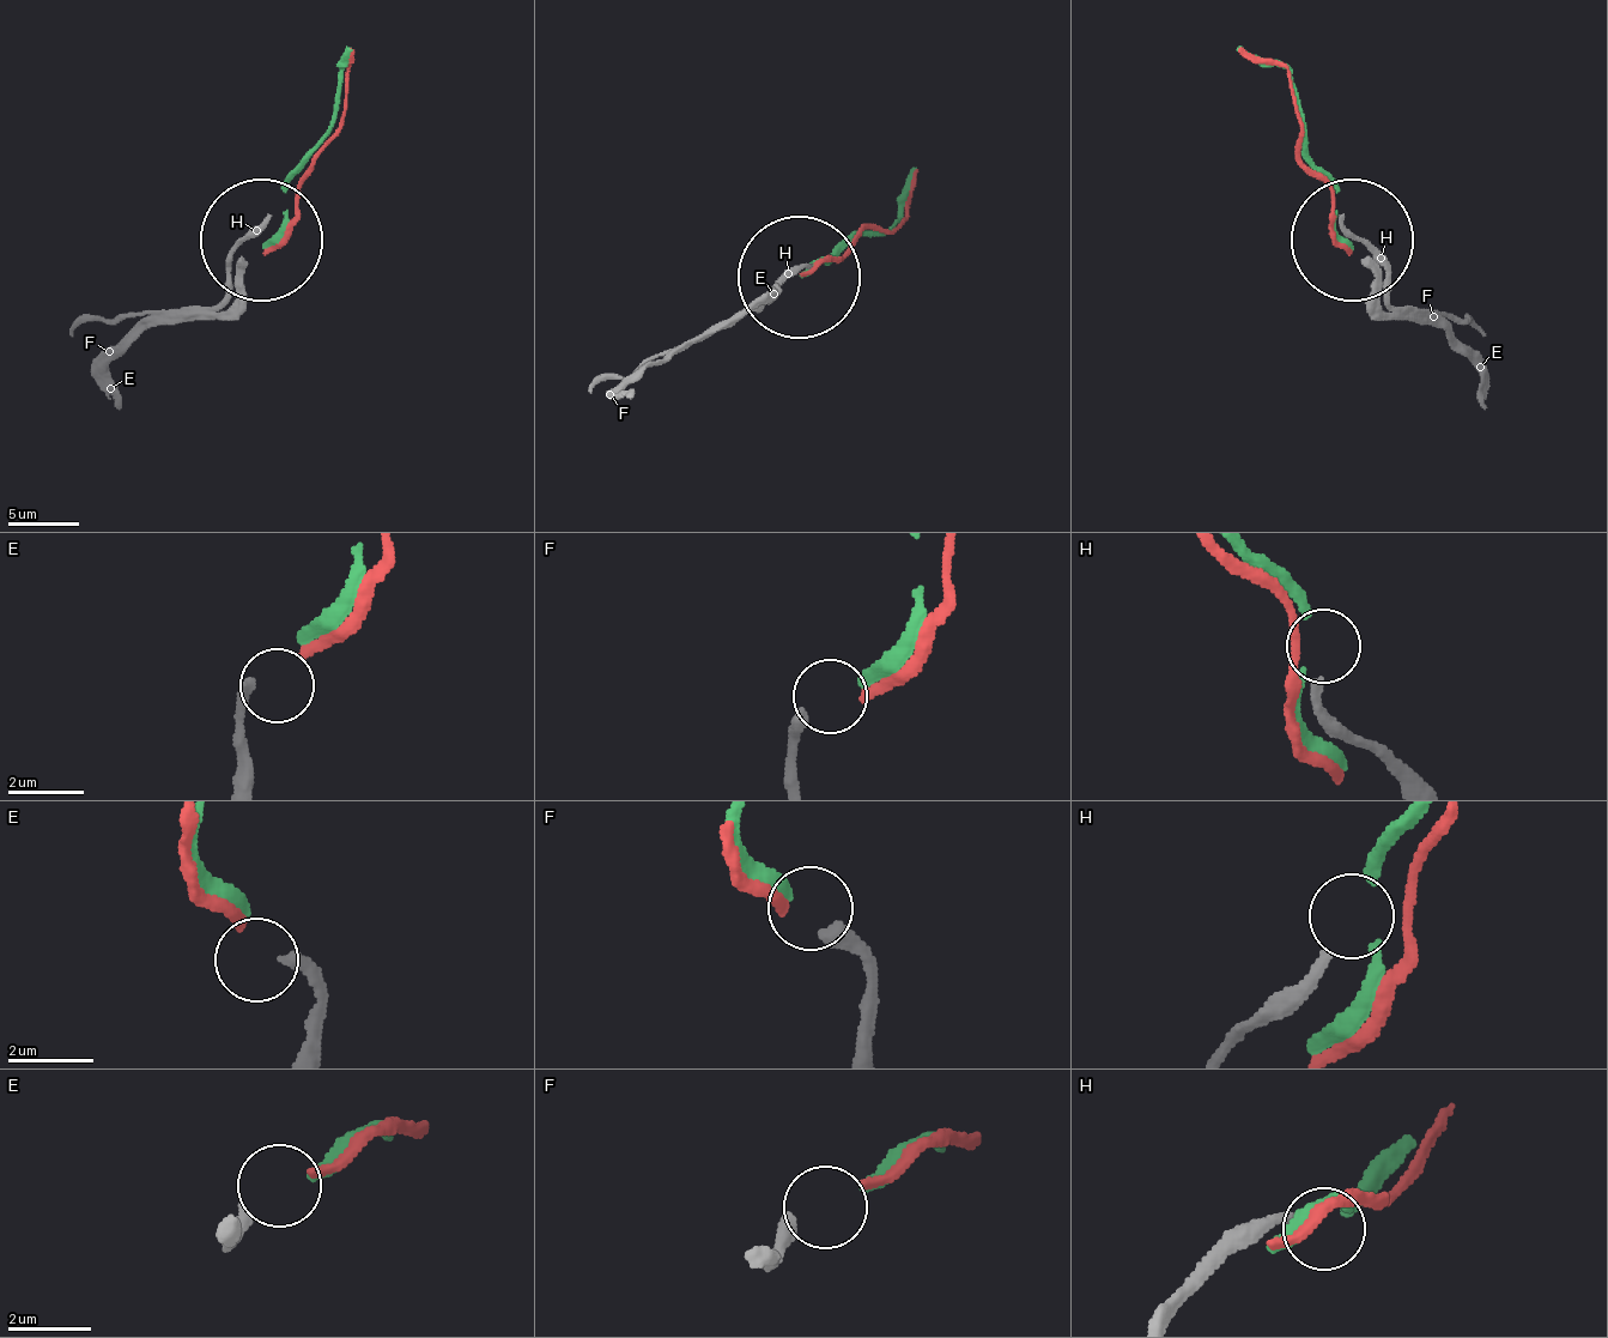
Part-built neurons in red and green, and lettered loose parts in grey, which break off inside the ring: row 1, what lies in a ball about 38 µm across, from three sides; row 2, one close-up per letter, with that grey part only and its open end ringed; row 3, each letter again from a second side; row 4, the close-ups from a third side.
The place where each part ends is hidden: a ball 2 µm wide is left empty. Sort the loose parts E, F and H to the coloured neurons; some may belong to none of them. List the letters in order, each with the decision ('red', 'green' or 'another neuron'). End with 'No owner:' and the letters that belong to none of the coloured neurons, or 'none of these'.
E: red
F: green
H: another neuron
No owner: H

